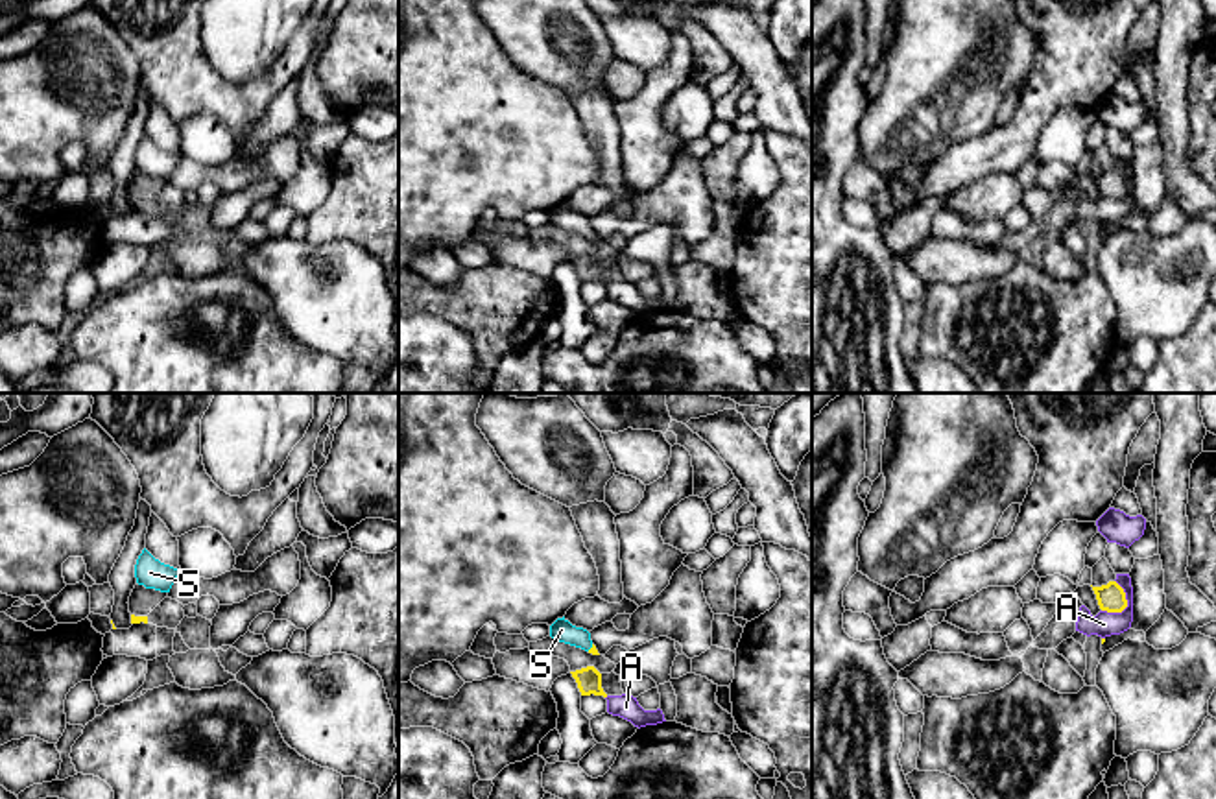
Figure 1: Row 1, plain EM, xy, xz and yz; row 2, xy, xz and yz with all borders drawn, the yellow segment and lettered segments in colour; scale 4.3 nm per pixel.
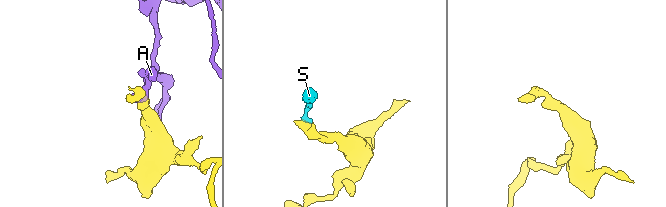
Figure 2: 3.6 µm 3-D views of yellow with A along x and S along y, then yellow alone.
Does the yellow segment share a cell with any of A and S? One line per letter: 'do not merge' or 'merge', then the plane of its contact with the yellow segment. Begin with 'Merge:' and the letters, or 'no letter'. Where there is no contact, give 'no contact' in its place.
Merge: S
A: do not merge | yz
S: merge | xz

